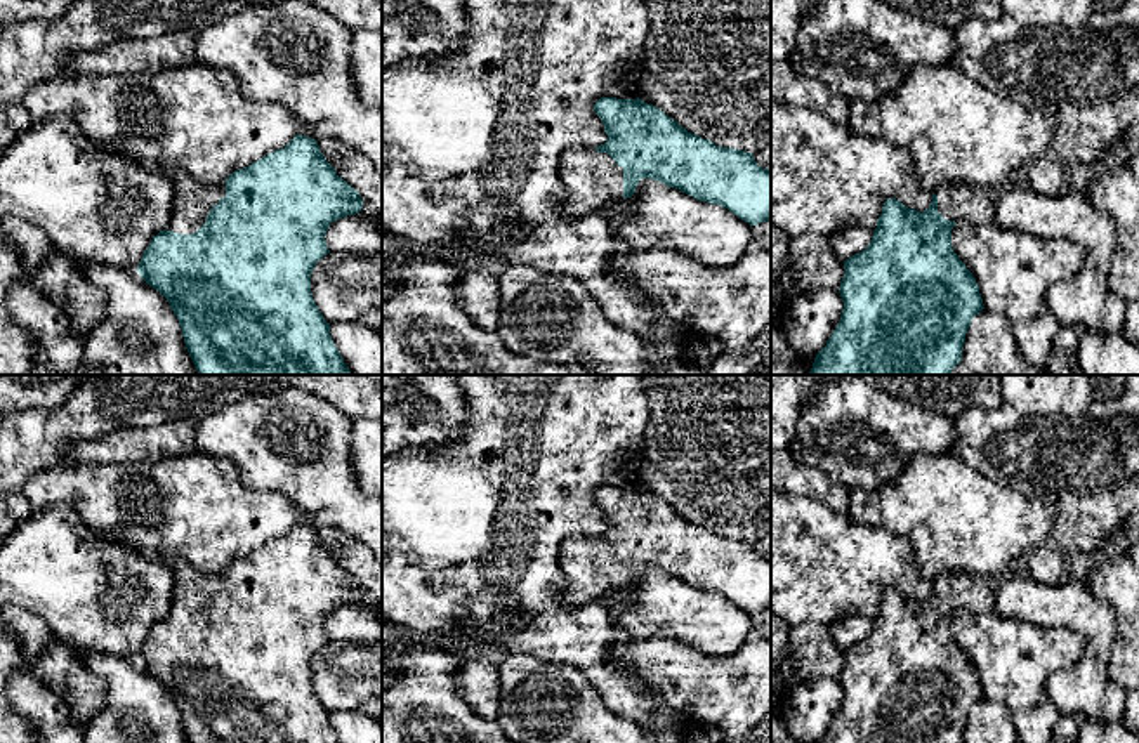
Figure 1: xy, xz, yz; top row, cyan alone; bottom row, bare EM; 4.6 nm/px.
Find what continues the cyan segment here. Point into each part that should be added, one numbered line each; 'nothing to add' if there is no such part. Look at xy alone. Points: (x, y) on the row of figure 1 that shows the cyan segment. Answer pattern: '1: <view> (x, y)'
1: xy (193, 202)

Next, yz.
1: yz (957, 202)

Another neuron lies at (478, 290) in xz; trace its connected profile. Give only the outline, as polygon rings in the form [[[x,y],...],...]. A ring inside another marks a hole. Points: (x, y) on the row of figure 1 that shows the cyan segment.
[[[465,269],[457,302],[471,321],[488,332],[498,326],[498,274],[483,269]]]

